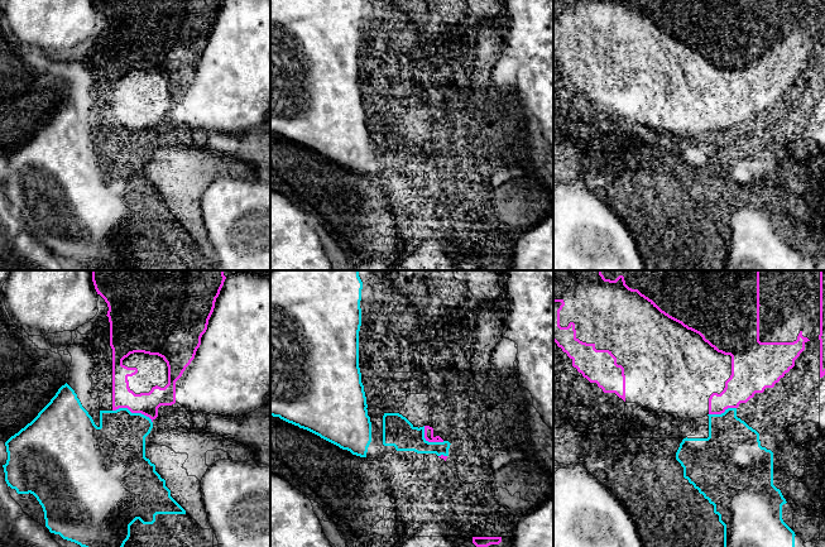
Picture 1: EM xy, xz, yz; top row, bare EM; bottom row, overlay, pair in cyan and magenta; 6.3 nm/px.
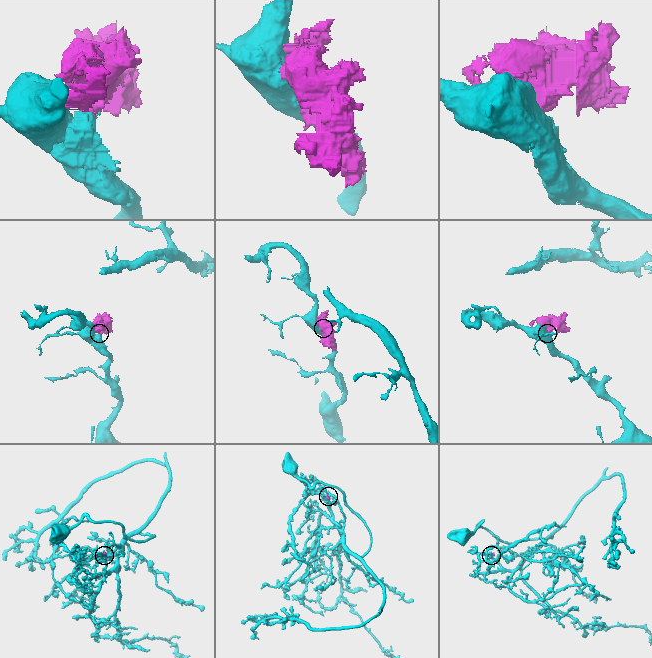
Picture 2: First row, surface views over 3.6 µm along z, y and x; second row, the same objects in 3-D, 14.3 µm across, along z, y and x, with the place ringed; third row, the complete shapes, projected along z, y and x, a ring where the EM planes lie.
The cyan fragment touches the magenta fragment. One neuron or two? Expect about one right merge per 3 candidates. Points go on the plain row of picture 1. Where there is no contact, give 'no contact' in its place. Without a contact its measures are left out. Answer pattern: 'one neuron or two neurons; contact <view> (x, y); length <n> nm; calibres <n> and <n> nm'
two neurons; contact xy (133, 130); length 260 nm; calibres 360 and 140 nm

